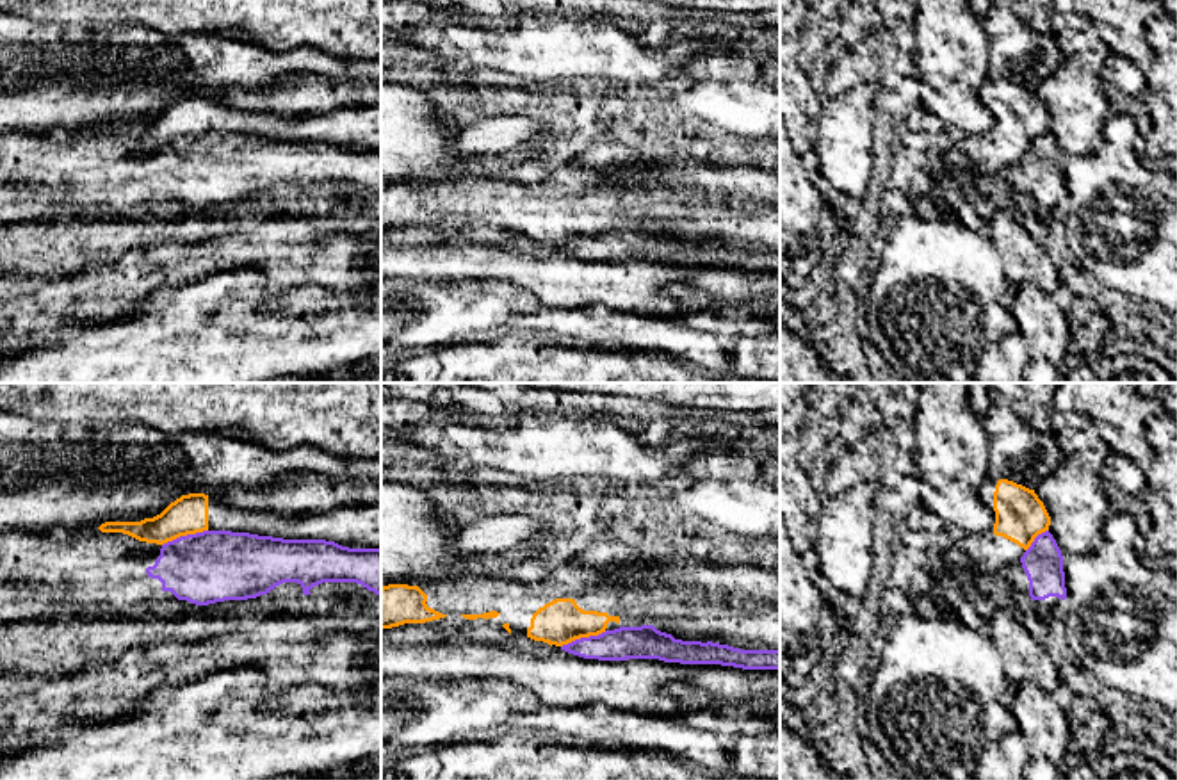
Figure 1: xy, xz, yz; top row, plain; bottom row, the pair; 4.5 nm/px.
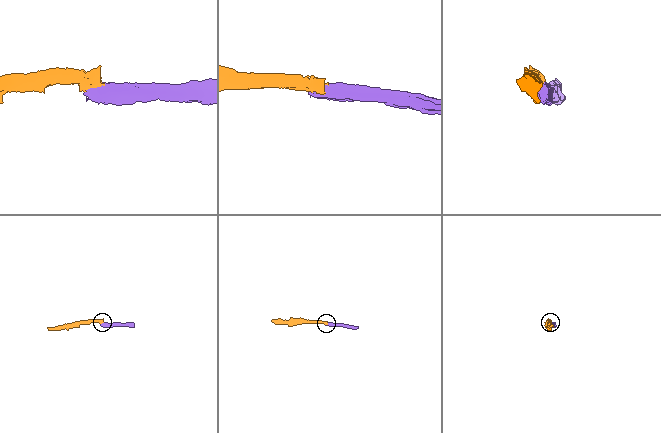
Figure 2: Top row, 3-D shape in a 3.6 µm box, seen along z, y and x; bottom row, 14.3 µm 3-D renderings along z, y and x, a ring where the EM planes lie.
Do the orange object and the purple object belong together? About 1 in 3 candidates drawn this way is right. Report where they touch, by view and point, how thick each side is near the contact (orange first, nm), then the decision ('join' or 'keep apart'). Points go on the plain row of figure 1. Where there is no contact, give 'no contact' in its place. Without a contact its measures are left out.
xy (184, 136) | 180/320 nm | keep apart

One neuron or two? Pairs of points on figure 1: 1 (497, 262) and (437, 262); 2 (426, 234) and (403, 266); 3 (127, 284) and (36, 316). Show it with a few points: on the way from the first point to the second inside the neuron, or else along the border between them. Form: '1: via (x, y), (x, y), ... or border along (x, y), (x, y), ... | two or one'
1: via (483, 262), (451, 262) | one
2: border along (412, 244), (460, 246) | two
3: via (104, 291), (59, 300) | one

